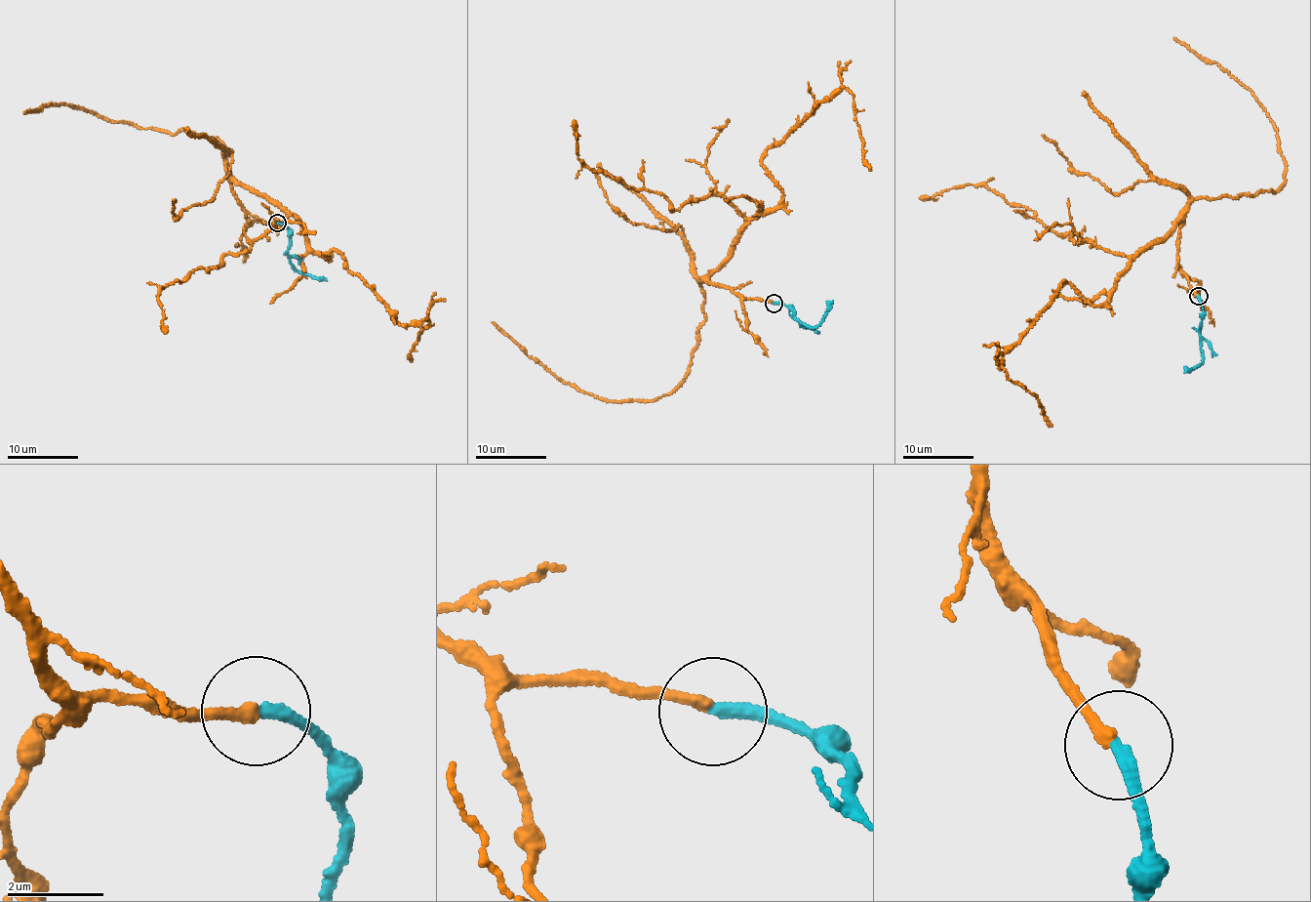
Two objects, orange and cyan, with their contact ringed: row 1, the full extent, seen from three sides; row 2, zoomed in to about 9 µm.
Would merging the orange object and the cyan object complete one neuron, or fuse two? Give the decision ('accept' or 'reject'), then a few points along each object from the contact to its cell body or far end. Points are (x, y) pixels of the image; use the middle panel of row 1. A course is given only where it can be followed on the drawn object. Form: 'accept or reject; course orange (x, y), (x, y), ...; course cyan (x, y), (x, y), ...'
accept; course orange (774, 304), (709, 279), (745, 221), (781, 199), (763, 164), (768, 147), (844, 88), (871, 170); course cyan (774, 304), (788, 307), (797, 321), (813, 326), (823, 319), (832, 301)

